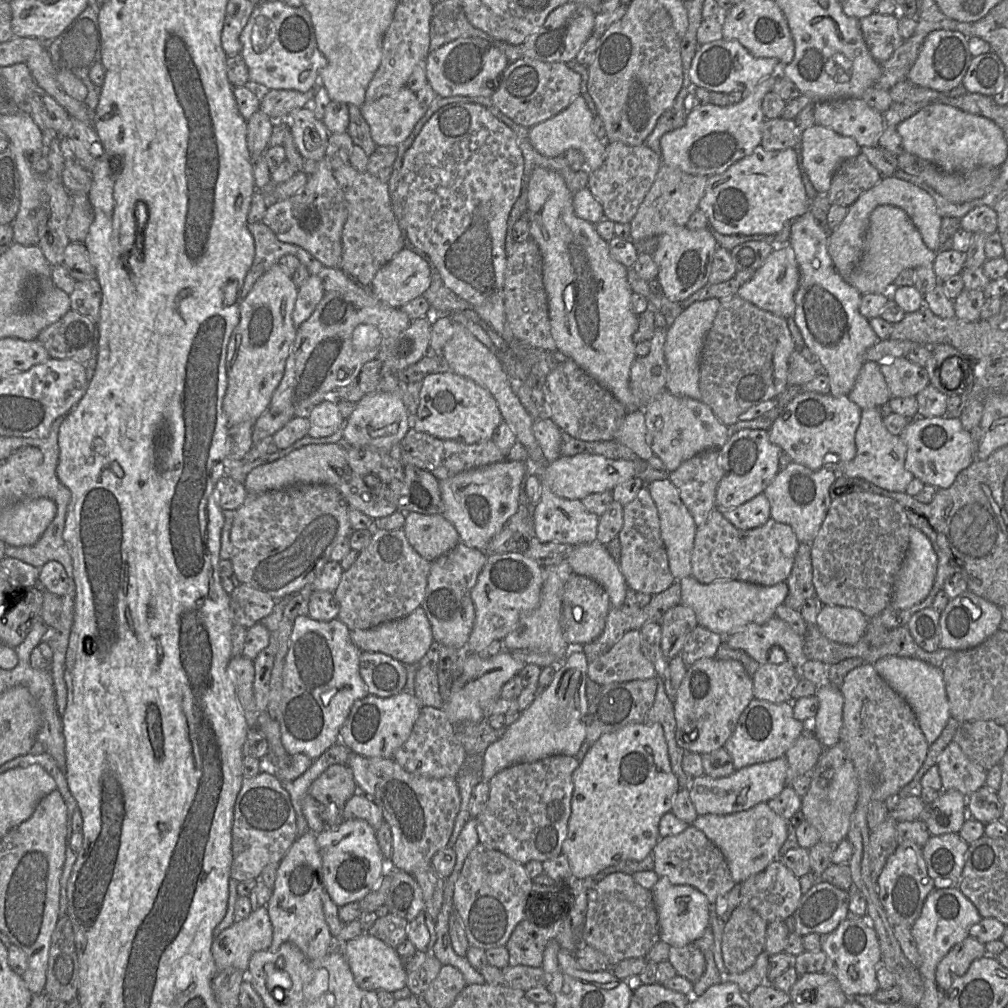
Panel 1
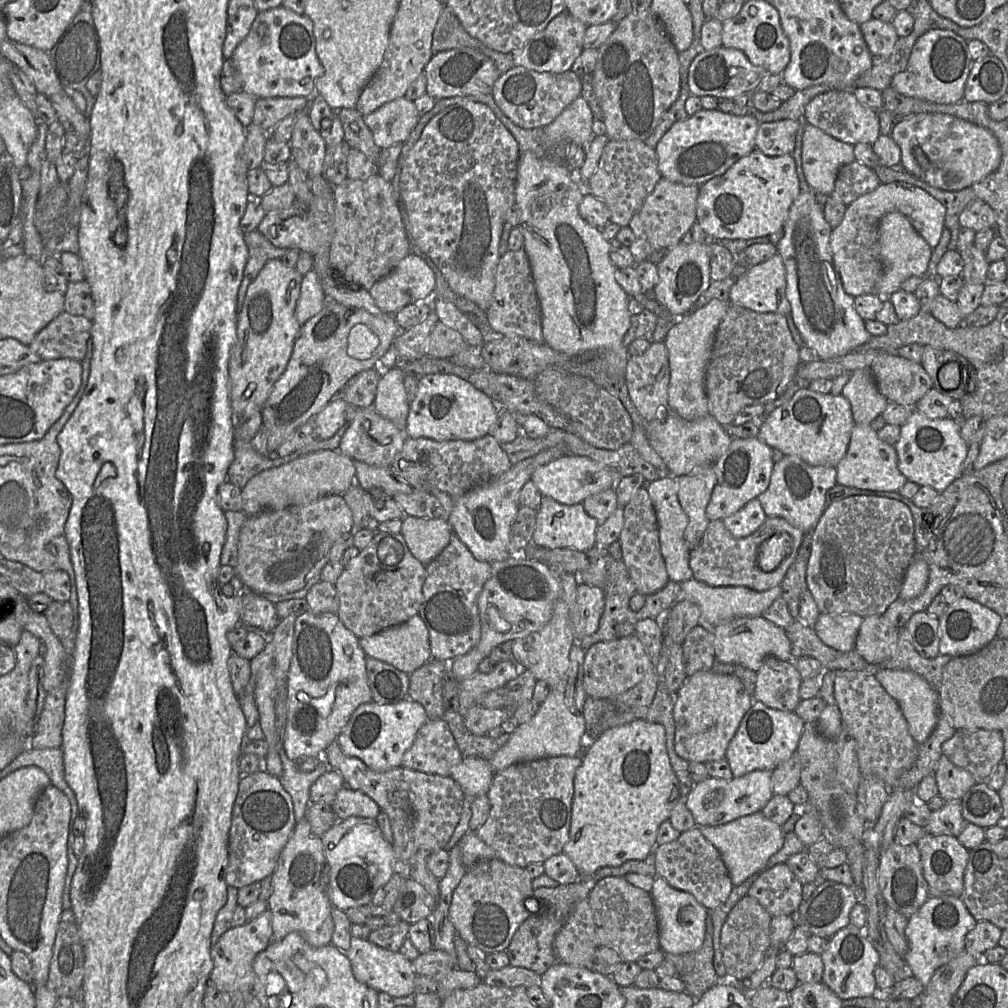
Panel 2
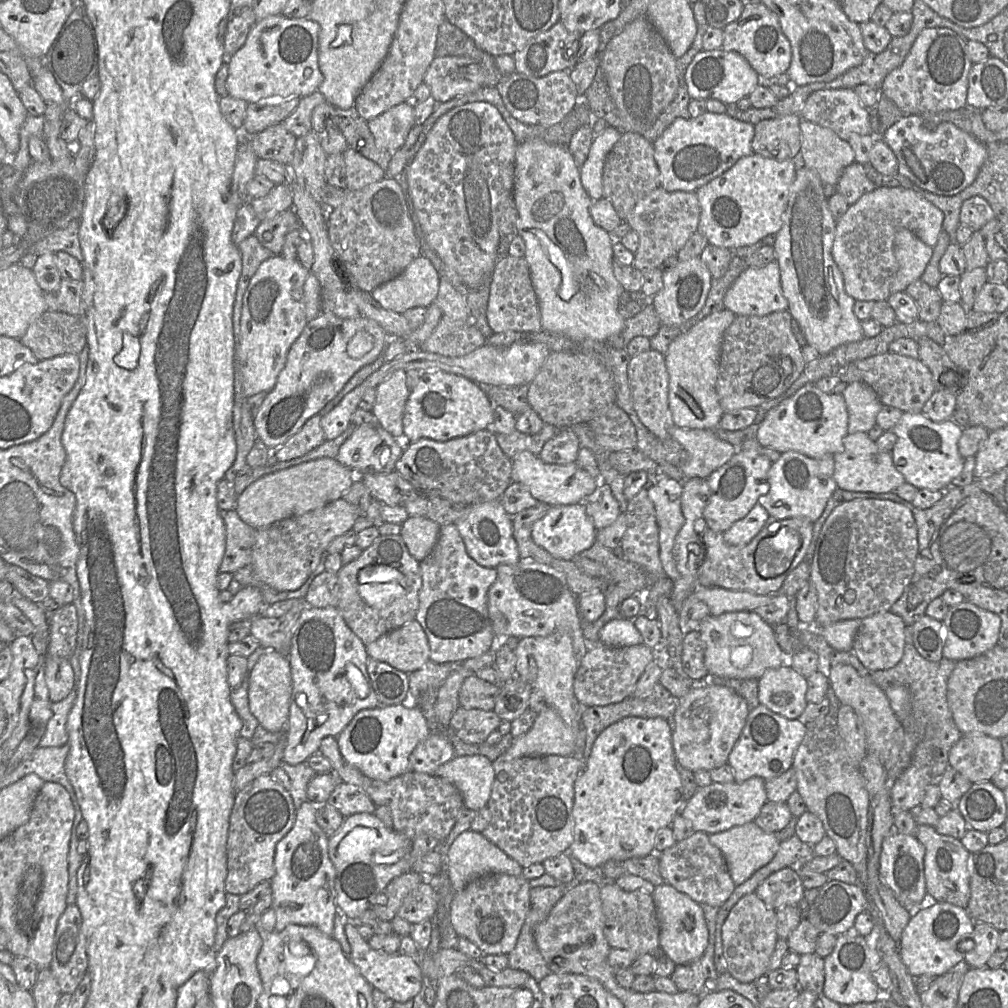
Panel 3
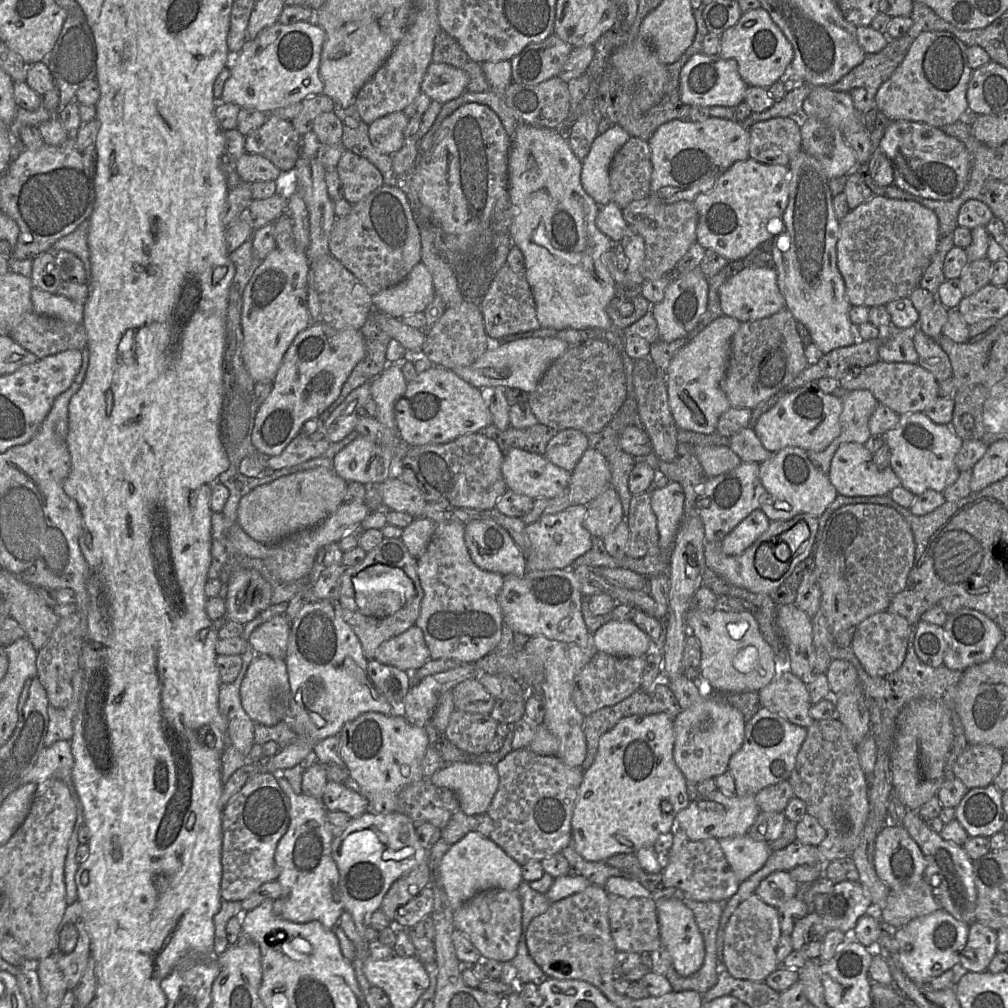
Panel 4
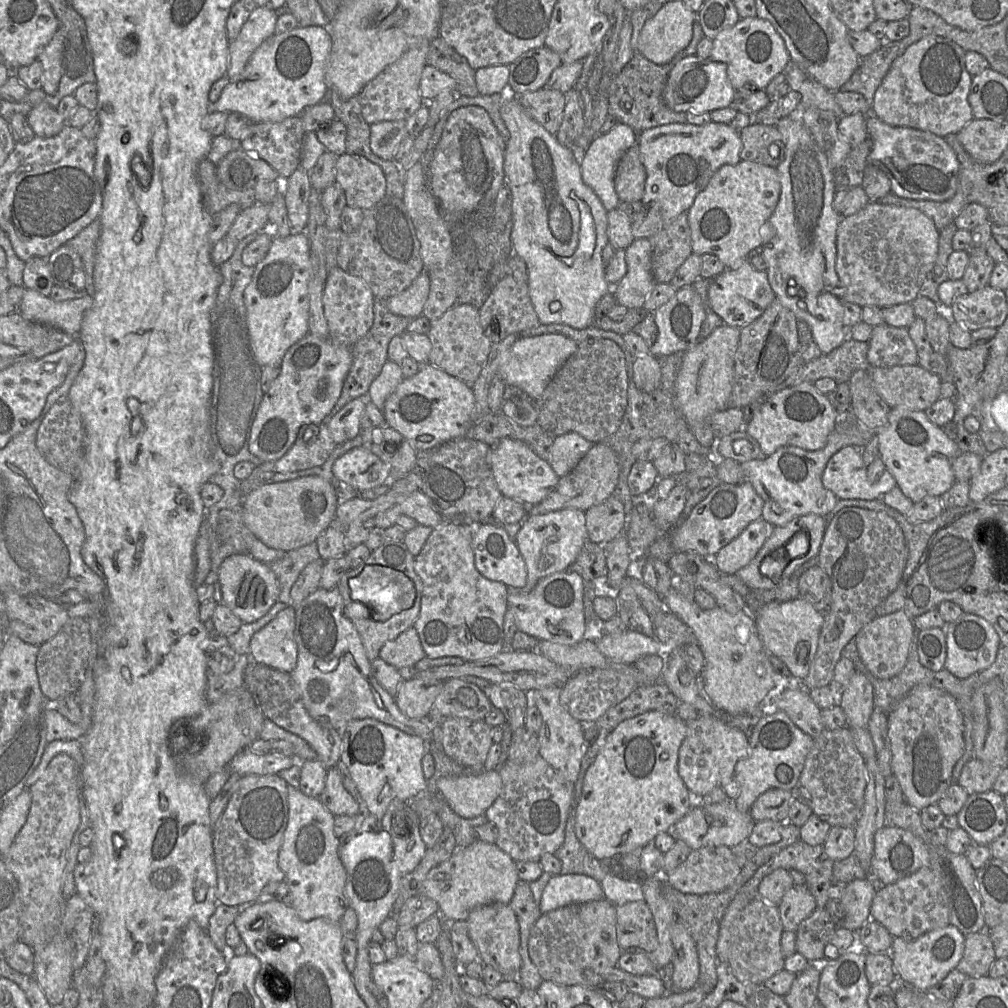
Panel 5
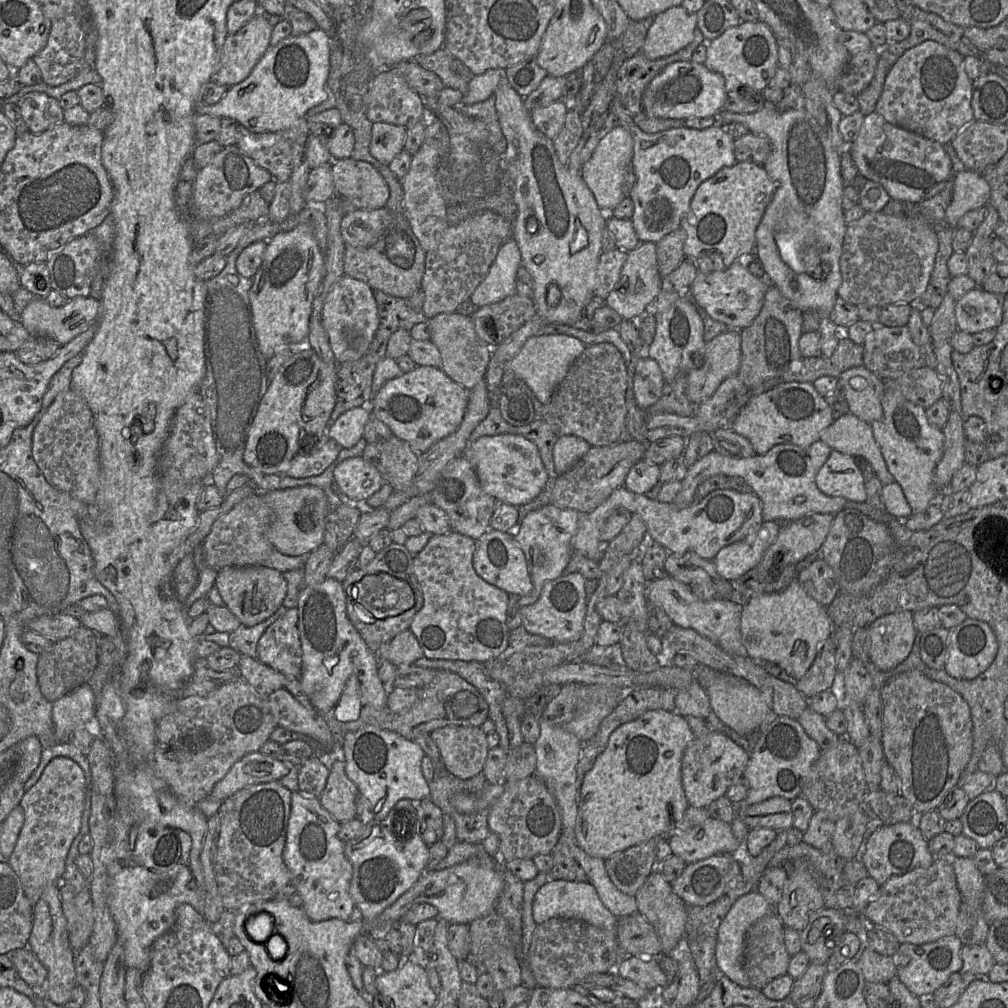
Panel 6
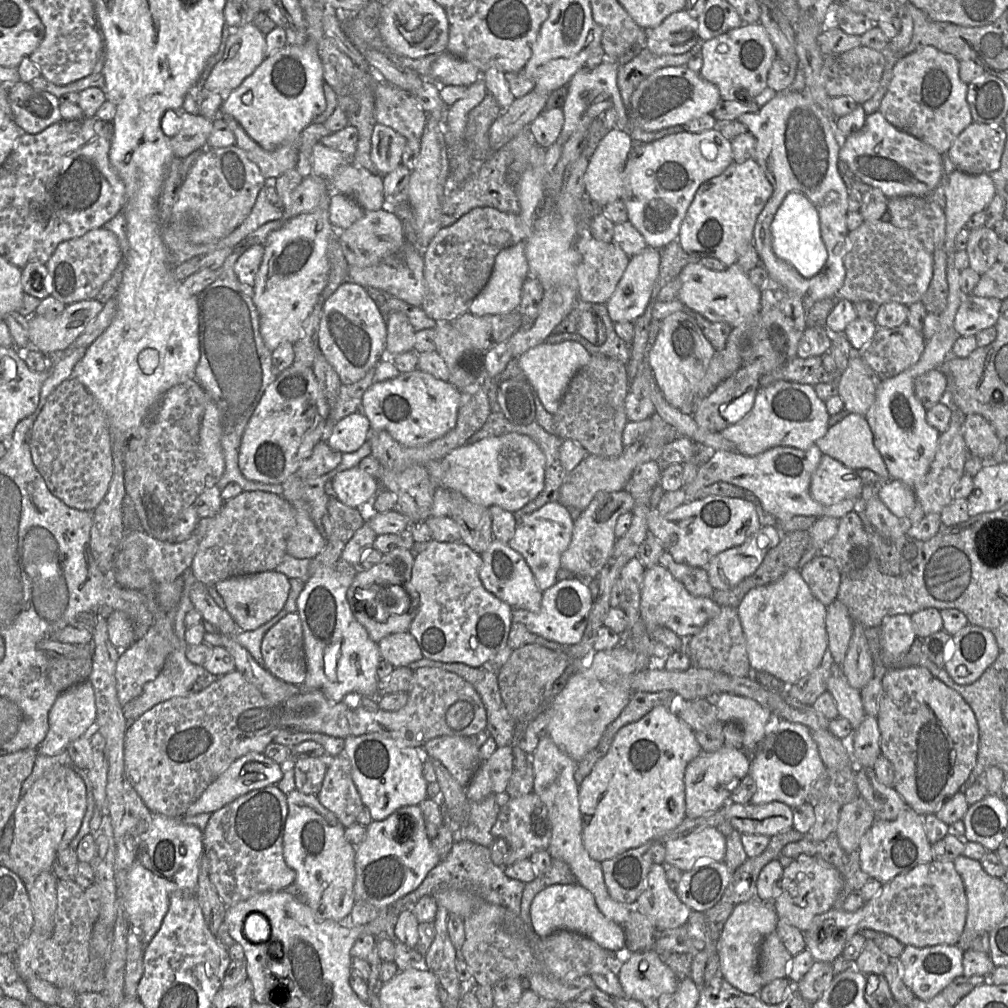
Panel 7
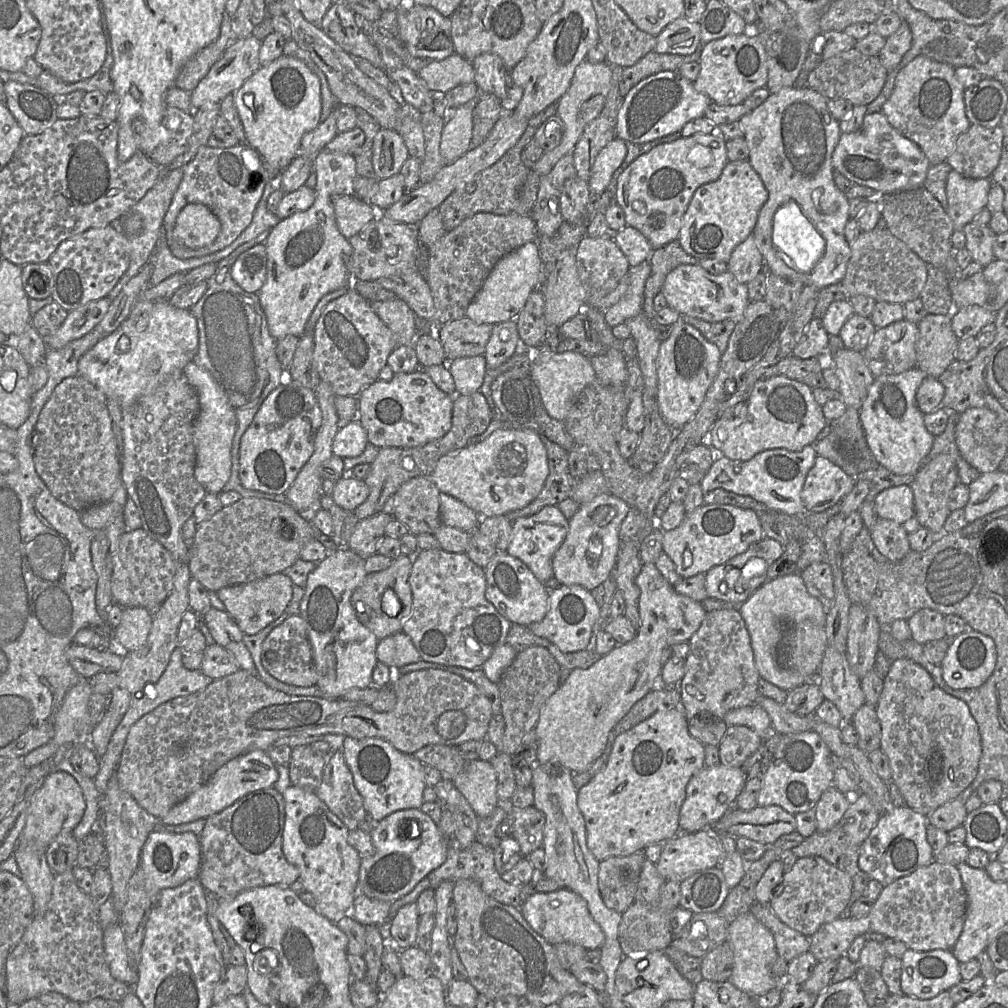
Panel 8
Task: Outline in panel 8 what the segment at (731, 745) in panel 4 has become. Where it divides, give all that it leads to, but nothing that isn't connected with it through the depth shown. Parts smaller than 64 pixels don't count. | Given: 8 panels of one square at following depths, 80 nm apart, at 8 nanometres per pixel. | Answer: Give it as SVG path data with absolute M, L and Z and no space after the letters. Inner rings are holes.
M719 764L704 767L689 780L686 796L679 812L679 828L683 833L695 833L708 829L735 805L736 798L747 781L747 773L741 767Z

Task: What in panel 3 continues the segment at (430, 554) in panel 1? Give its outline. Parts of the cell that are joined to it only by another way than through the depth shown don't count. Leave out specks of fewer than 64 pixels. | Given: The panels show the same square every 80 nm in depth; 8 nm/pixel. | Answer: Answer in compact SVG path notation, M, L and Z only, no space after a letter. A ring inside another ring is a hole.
M409 516L401 524L400 535L409 553L418 561L422 561L437 542L441 525L420 516Z

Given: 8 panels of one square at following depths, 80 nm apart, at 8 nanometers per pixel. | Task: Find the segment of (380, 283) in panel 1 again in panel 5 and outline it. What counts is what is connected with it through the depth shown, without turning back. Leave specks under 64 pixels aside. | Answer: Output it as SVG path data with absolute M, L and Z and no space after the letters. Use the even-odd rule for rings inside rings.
M424 269L401 293L389 297L385 303L390 312L409 318L422 314L424 304L430 291L428 272Z

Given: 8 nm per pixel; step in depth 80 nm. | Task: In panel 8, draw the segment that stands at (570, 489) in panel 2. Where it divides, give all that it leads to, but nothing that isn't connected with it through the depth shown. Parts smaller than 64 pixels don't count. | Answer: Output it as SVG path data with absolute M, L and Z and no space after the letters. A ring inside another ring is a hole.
M506 429L493 432L480 443L442 456L429 477L440 492L458 499L481 517L493 517L507 515L530 504L540 494L548 474L546 448L539 433L532 429Z

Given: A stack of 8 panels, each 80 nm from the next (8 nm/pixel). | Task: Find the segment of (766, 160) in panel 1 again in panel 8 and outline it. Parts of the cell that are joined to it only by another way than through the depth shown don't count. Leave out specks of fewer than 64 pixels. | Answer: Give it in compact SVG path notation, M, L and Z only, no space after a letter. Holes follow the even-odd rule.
M748 160L728 161L718 179L695 190L682 217L677 241L692 257L727 263L734 248L753 232L767 199L768 191Z

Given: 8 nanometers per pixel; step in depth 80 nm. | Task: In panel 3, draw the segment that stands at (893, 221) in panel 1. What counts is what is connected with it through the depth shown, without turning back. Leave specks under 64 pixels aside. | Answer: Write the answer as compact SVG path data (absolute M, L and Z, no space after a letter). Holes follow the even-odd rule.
M906 228L896 231L894 237L894 255L898 270L890 287L891 294L904 292L913 282L920 280L933 248L922 242L914 233Z

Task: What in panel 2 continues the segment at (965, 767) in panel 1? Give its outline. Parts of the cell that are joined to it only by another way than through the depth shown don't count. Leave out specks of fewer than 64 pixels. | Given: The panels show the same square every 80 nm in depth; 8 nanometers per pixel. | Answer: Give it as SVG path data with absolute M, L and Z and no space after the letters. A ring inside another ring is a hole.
M944 754L941 756L934 774L939 795L945 802L961 800L967 791L977 783L970 772L954 765Z

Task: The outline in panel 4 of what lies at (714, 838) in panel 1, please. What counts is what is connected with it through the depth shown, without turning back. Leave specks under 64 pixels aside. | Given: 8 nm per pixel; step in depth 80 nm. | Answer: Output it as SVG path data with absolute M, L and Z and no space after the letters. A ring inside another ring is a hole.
M747 834L721 838L718 842L740 883L760 870L772 853L769 843L756 841Z

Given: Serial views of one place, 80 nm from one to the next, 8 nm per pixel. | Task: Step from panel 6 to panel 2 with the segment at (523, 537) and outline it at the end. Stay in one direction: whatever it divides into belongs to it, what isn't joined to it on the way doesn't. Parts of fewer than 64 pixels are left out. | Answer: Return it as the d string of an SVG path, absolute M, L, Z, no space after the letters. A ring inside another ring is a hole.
M542 496L536 510L536 522L532 535L532 544L536 547L570 548L583 552L588 551L596 544L597 521L586 513L582 503L565 505L550 497Z

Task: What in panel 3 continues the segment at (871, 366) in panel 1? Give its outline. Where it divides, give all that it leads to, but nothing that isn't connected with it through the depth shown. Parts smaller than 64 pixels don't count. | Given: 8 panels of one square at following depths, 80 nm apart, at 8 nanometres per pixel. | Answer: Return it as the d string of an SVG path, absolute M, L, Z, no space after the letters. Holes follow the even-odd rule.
M853 382L842 392L848 411L848 434L868 433L876 425L883 404L865 383Z

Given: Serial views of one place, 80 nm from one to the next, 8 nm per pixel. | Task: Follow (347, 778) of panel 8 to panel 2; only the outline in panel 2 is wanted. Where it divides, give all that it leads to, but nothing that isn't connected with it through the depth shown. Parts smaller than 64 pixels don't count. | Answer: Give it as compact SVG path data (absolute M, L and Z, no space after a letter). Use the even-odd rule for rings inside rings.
M347 785L337 792L331 807L339 821L349 817L376 819L380 813L379 806L369 796Z

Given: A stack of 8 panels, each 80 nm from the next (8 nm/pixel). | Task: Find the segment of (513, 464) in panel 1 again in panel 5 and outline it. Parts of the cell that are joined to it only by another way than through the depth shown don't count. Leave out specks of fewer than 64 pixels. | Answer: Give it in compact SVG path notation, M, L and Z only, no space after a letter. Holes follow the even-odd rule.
M575 432L557 436L551 445L549 463L560 478L568 475L590 450L592 443ZM493 523L473 528L472 550L479 573L488 580L521 589L527 584L526 564L515 541Z

